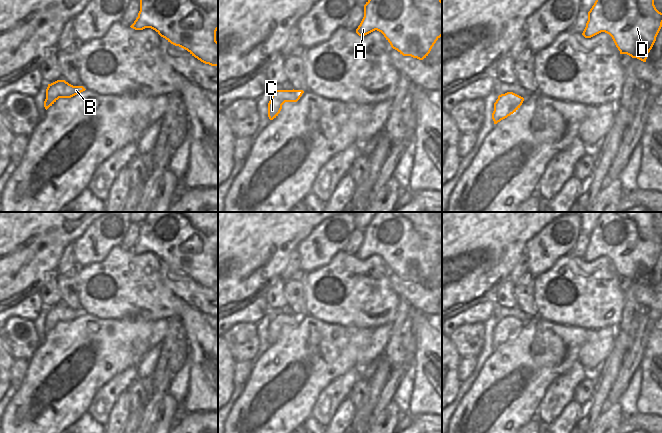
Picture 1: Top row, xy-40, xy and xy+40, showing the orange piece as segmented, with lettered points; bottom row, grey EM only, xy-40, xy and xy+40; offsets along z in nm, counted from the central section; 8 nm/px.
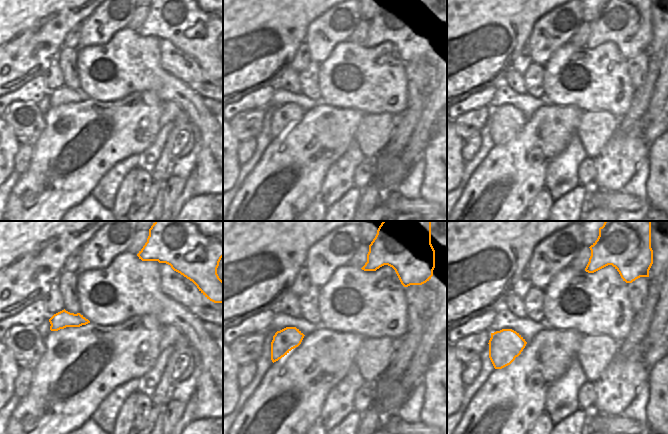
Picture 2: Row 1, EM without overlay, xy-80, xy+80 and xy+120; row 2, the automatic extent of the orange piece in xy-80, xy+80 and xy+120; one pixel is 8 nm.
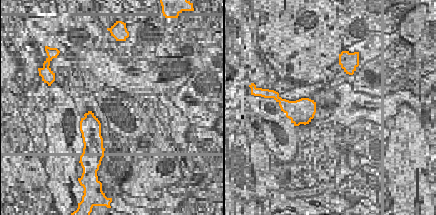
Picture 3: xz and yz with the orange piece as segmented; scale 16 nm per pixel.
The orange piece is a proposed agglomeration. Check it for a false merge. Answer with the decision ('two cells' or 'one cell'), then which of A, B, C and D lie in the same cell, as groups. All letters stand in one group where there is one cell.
one cell; groups A B C D

